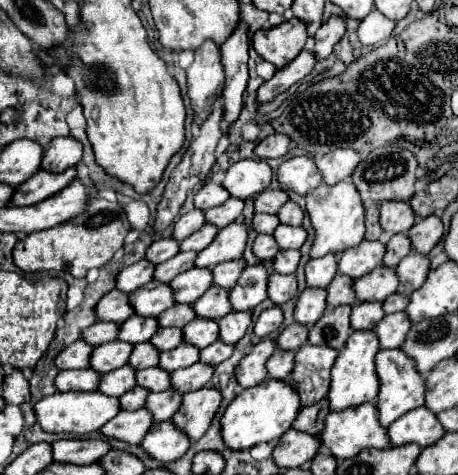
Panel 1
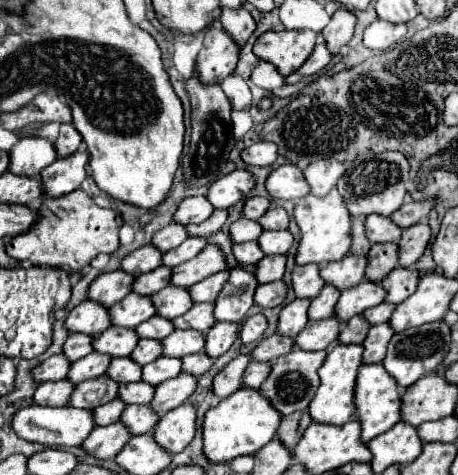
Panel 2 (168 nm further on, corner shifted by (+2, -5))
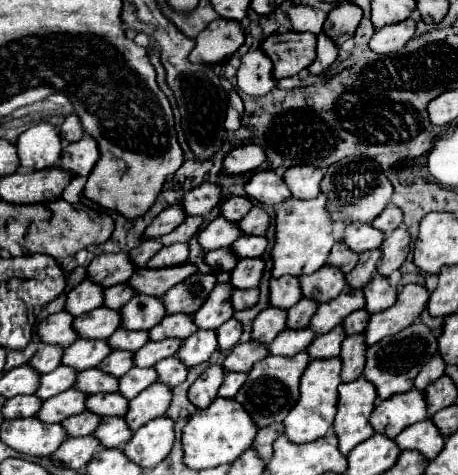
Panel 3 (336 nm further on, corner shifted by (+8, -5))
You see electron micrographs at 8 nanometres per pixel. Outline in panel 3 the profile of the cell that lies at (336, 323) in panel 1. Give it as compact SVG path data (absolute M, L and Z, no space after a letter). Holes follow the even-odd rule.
M300 328L300 330L284 330L276 342L268 346L270 354L280 354L280 356L292 356L298 354L300 350L306 350L312 340L316 338L312 328Z

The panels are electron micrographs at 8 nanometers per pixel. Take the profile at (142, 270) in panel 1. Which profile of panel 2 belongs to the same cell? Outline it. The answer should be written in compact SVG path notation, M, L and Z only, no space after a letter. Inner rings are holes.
M122 270L100 274L90 282L86 298L102 306L112 306L114 302L120 302L120 298L130 294L130 280L134 280L134 276L122 274Z

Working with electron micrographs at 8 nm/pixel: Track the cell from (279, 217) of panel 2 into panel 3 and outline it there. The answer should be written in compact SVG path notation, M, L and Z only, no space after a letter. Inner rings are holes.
M254 206L242 220L240 220L240 228L244 234L258 234L264 236L272 226L272 216L262 208L262 206Z

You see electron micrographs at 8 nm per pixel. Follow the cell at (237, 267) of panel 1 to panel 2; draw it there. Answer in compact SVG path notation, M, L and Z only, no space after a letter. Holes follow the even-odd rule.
M222 270L222 272L218 272L218 274L208 276L206 280L198 282L198 284L192 284L192 286L188 288L192 302L214 302L214 298L218 296L222 284L226 282L226 278L228 278L228 272Z

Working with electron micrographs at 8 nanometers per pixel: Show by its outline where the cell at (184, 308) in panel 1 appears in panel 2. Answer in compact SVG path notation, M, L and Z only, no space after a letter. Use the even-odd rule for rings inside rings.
M152 316L152 318L148 318L146 322L142 322L142 324L136 328L136 334L138 334L138 338L156 338L156 340L162 340L162 338L166 338L172 330L174 330L174 326L172 326L170 320Z

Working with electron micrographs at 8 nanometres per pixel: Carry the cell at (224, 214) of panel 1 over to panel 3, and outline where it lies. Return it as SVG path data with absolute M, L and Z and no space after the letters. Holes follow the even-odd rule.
M188 216L176 230L172 230L170 234L162 236L160 242L164 246L168 244L174 244L174 242L188 242L194 234L200 232L200 228L204 226L204 216Z

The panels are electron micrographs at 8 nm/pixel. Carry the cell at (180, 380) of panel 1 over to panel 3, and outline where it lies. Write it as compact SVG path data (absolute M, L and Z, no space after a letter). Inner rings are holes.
M154 382L148 390L142 390L134 400L130 400L130 410L126 414L126 422L132 430L138 430L152 418L164 416L168 410L168 402L172 400L172 388L162 382Z

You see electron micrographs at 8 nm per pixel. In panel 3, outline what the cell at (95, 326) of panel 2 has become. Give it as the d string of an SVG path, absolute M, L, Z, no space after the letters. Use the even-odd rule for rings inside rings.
M58 312L48 316L46 320L42 320L36 328L40 340L44 344L60 344L60 346L70 346L72 342L76 342L78 334L76 330L72 330L72 314L68 312Z

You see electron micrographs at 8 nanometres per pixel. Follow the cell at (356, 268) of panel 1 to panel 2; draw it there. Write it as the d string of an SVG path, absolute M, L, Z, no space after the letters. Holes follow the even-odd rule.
M348 254L346 258L342 258L338 262L330 262L330 264L320 266L320 278L326 284L330 284L342 292L346 288L360 284L364 280L362 278L364 270L366 270L366 256Z

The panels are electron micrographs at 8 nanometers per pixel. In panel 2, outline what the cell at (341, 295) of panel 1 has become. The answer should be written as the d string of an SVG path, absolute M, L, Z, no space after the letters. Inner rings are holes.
M324 286L316 298L312 298L310 308L308 308L308 318L310 320L326 320L334 312L334 304L338 302L338 290L332 286Z

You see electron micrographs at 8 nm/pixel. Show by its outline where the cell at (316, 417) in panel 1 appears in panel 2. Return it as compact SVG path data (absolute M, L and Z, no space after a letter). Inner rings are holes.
M306 410L294 412L286 418L282 418L282 422L276 430L276 436L288 450L292 450L298 444L298 438L302 438L302 430L306 430L306 426L310 426L310 424L312 424L312 418L306 414Z

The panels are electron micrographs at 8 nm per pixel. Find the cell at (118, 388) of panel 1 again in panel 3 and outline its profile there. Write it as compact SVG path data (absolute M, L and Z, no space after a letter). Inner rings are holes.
M76 388L64 390L58 396L48 398L40 408L40 412L36 414L36 418L40 418L42 422L62 422L68 416L84 412L86 400L88 400L88 394L80 394L80 390Z

